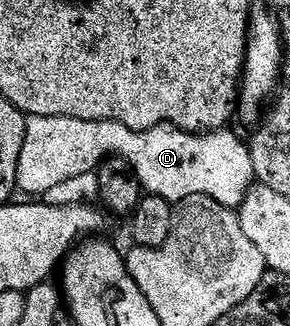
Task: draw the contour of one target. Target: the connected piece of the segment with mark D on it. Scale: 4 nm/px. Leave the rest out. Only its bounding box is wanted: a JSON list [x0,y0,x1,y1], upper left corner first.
[17,116,257,208]

